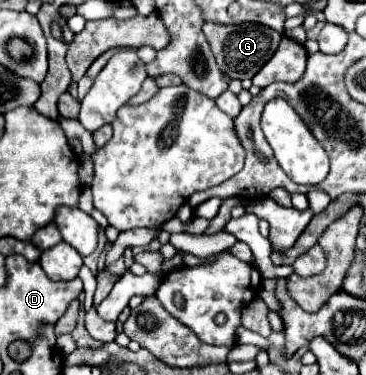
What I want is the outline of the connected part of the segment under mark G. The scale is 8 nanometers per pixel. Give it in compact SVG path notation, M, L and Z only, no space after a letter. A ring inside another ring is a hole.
M205 23L203 33L207 35L207 41L211 43L211 51L217 59L217 65L221 71L227 73L231 79L253 79L253 75L273 57L277 51L277 45L281 41L281 33L265 27L265 25L217 25L217 23ZM225 41L227 41L227 59L225 59Z

